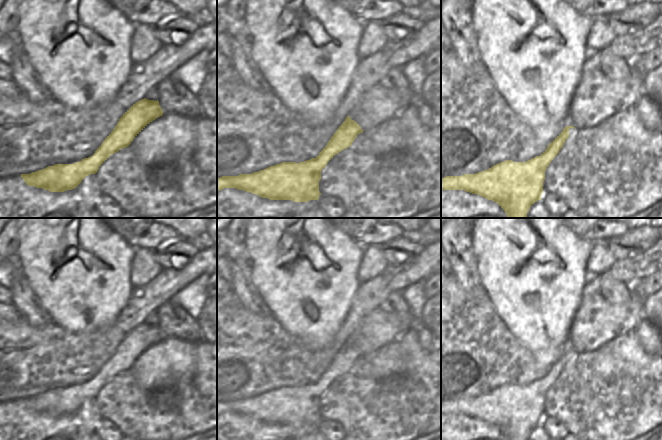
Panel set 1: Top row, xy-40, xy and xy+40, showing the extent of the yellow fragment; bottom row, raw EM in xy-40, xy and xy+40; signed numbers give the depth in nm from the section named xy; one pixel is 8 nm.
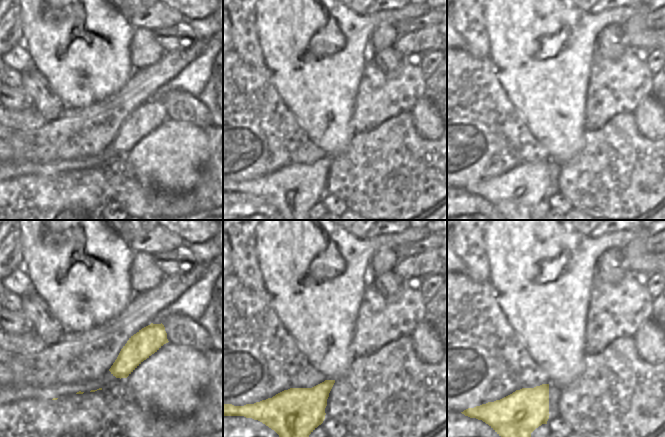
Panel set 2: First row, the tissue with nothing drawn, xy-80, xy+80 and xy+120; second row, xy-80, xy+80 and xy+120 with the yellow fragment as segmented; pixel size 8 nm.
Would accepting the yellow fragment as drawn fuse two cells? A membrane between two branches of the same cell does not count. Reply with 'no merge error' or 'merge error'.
no merge error

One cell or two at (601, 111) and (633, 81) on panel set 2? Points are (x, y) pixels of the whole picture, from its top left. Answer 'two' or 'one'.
one

